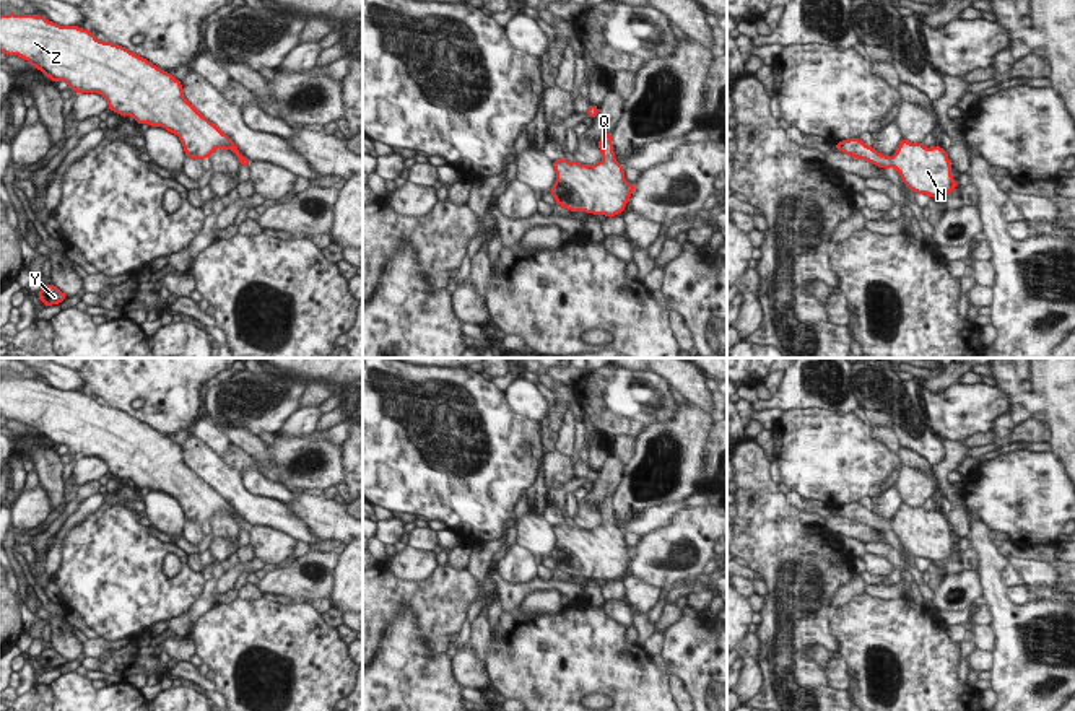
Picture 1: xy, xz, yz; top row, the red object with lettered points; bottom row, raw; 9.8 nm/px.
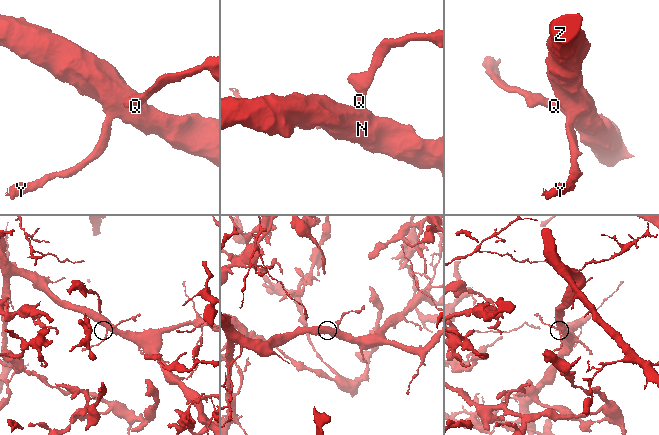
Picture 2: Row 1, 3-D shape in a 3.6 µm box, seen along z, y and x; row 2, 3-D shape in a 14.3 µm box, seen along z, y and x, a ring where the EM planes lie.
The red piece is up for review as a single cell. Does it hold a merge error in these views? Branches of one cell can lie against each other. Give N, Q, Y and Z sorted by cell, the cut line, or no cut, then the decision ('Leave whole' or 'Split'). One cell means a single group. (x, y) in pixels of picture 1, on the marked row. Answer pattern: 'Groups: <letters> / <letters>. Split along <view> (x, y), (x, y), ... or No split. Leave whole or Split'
Groups: N Q Y Z. No split. Leave whole

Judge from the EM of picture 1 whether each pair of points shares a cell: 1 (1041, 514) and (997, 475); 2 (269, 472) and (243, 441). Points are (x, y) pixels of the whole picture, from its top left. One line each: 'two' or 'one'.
1: one
2: one

